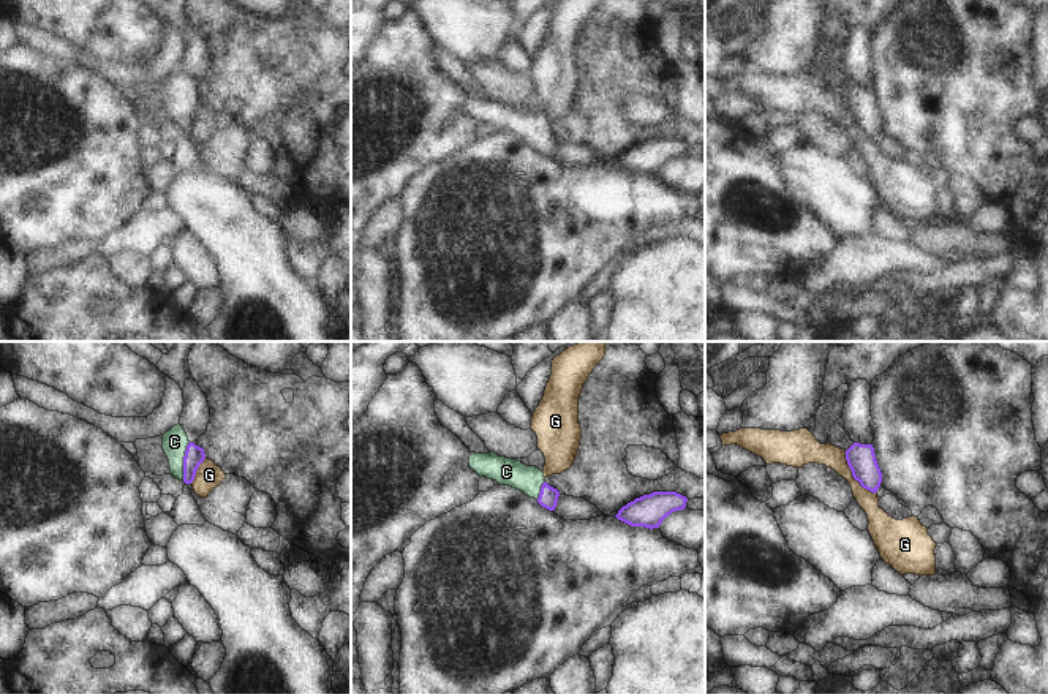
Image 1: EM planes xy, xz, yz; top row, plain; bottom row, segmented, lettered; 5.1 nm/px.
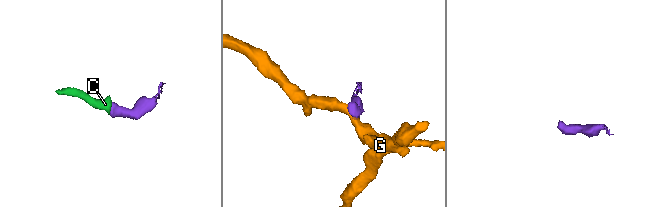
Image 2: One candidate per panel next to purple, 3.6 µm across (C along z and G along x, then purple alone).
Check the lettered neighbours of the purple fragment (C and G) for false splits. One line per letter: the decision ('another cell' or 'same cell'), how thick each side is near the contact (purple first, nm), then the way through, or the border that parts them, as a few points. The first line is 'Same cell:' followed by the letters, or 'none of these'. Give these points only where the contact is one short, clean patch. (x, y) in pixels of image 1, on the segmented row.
Same cell: C
C: same cell | 100/130 nm | across xy (195, 456), (184, 460), (174, 441)
G: another cell | 140/130 nm | along yz (844, 451), (852, 476), (874, 494)

